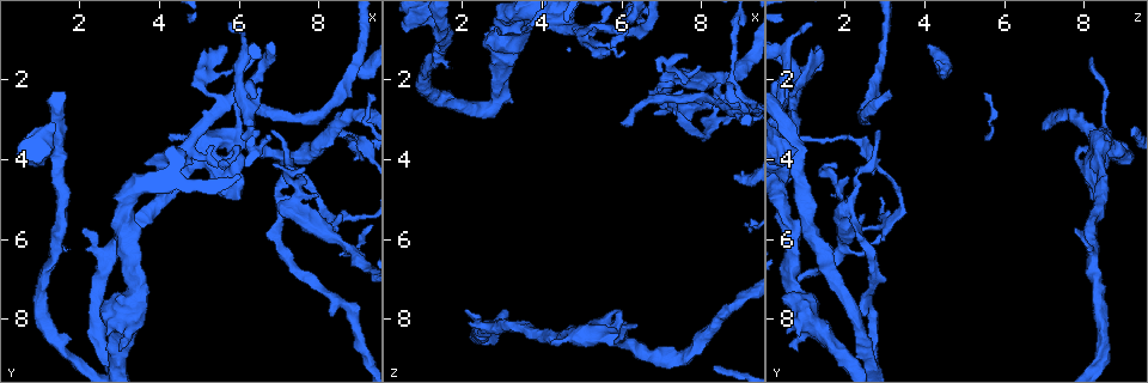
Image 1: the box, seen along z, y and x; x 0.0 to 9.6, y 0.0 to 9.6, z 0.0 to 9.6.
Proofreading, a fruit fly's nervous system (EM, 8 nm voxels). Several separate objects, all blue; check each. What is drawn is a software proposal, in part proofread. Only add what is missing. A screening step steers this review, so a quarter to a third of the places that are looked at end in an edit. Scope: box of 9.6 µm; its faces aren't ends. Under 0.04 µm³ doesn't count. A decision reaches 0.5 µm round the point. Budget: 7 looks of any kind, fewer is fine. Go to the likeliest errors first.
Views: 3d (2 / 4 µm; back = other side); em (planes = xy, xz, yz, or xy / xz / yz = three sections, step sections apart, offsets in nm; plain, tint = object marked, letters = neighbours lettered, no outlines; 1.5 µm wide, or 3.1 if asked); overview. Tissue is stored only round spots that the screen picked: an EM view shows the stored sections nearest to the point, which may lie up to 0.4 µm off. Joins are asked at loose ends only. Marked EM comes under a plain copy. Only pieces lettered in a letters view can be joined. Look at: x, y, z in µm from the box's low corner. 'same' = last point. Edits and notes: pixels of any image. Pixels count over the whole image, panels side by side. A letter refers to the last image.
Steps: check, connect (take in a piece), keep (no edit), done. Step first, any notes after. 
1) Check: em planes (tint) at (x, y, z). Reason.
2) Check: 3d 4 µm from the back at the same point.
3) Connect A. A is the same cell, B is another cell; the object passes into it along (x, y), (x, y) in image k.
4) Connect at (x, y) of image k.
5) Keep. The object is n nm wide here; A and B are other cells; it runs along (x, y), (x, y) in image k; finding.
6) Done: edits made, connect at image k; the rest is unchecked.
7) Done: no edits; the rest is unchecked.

Check: 3d 2 µm at (5.80, 0.65, 1.25). Branch stops here.

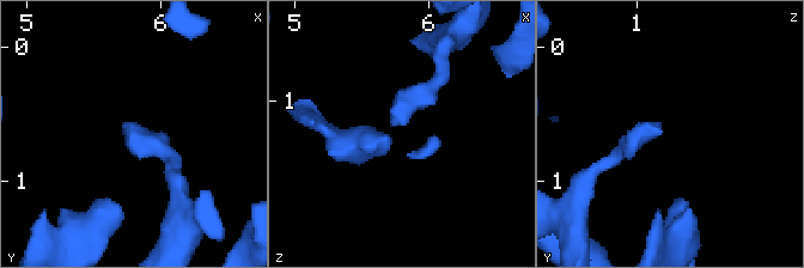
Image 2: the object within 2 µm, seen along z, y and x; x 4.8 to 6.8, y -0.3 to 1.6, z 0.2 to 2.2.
Check: em xz step 8 (letters) at (5.82, 0.60, 1.20). Shape alone is not enough.

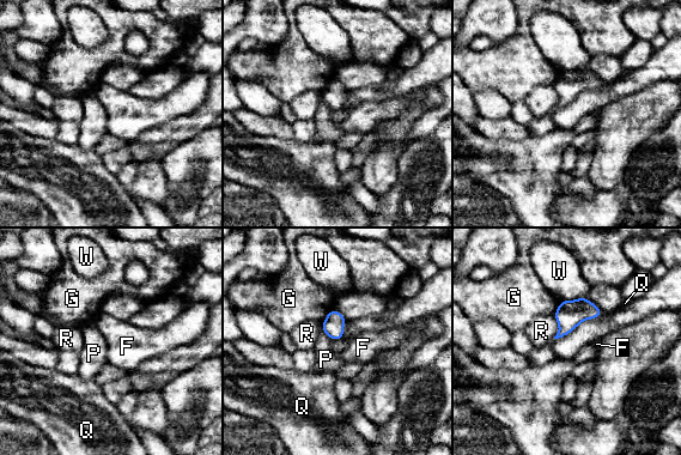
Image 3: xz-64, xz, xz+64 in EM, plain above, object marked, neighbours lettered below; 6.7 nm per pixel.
Check: em planes (letters) at the same point. Cut it another way.

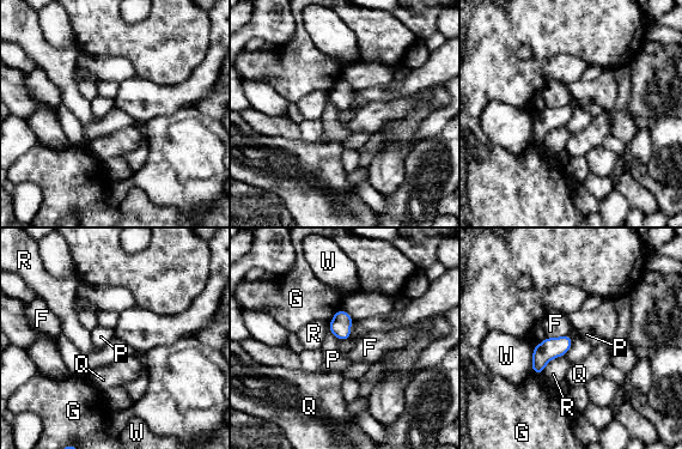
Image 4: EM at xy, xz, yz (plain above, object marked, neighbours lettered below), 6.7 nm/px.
Keep. F, G, P, Q, R and W are other cells; a border runs along (570, 335), (547, 338) in image 4; no lettered piece goes on from it.

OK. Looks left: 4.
Check: 3d 2 µm at (6.00, 2.25, 3.10). Branch stops here.

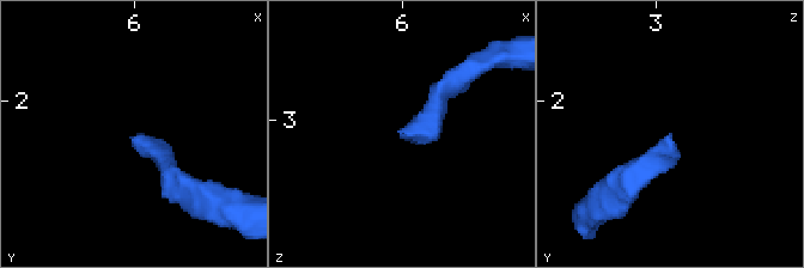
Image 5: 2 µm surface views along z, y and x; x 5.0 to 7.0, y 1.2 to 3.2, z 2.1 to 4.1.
Check: em xz step 8 (tint) at (5.96, 2.26, 3.08).

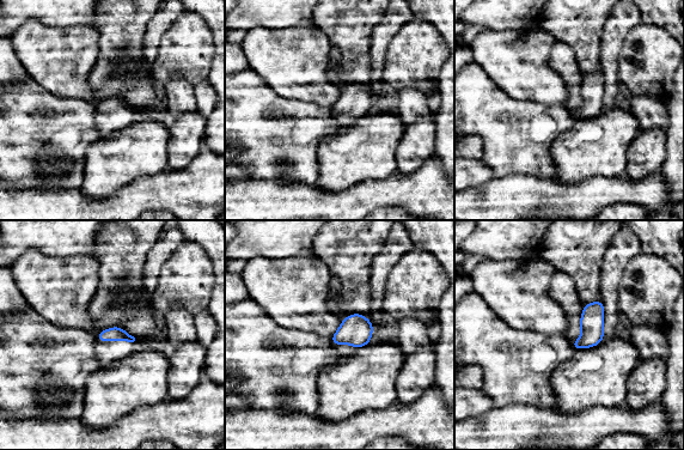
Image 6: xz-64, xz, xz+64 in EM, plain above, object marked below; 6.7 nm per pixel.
Check: em xy step 4 (letters) at the same point.

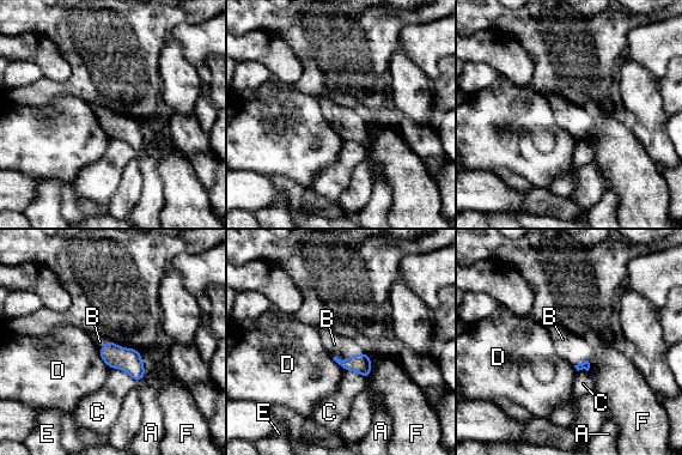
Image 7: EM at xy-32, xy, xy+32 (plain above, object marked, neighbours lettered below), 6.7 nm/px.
Connect B. The longest contact is with C, 220 nm; B is the same cell, A, C, D, E and F are other cells; the object passes into it along (360, 363), (342, 361), (334, 344) in image 7; it goes on there.

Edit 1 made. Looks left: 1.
Done: edits made, connect at image 7; the rest is unchecked.

